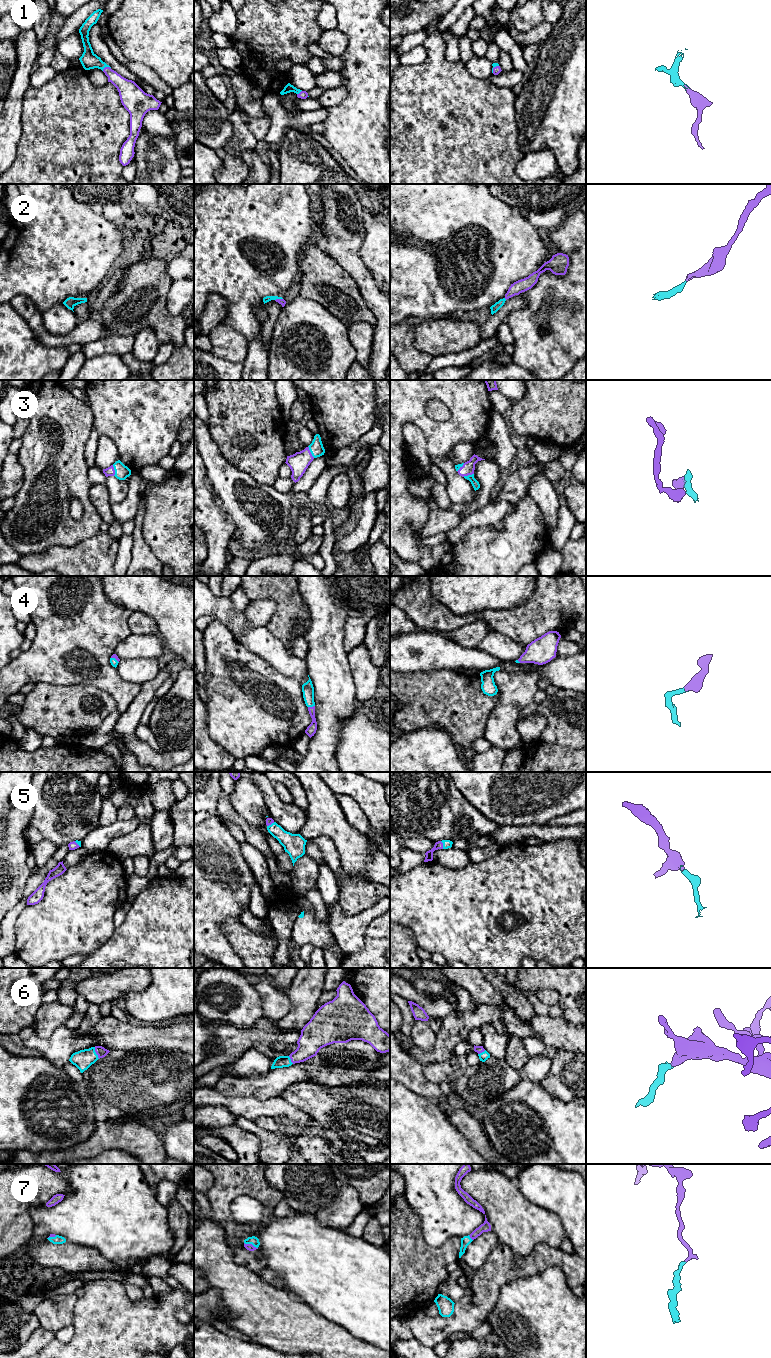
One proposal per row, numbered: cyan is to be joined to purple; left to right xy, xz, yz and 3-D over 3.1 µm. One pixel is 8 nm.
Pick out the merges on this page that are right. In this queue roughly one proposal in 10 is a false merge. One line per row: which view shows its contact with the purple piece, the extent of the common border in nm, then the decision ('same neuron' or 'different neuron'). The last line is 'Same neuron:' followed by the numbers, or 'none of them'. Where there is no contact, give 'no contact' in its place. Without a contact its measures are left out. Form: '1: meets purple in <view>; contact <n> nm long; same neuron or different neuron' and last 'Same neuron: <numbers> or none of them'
1: meets purple in xy; contact 80 nm long; same neuron
2: meets purple in xz; contact 70 nm long; same neuron
3: meets purple in xz; contact 110 nm long; same neuron
4: meets purple in xz; contact 60 nm long; same neuron
5: meets purple in yz; contact 70 nm long; same neuron
6: meets purple in xy; contact 100 nm long; same neuron
7: meets purple in xz; contact 120 nm long; same neuron
Same neuron: 1, 2, 3, 4, 5, 6, 7

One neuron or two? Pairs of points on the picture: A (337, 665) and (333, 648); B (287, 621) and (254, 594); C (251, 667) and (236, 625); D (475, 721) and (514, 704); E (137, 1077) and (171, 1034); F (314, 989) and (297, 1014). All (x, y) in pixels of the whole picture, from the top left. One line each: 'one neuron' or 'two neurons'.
A: one neuron
B: one neuron
C: two neurons
D: two neurons
E: two neurons
F: one neuron

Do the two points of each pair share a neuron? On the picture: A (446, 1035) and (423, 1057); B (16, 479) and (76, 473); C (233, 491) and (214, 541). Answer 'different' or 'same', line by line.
A: same
B: different
C: different

